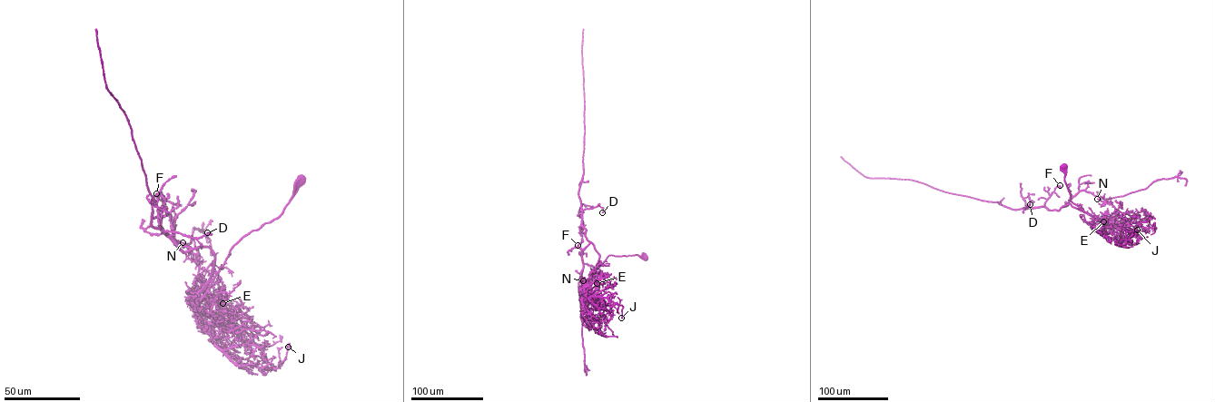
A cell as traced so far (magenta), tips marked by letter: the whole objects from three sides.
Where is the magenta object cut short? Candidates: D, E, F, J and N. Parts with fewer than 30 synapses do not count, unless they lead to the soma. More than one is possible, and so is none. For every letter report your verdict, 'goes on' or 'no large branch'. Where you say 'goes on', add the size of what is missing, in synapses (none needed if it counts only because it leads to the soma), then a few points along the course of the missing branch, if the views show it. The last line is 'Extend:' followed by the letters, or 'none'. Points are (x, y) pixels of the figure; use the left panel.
D: no large branch
E: no large branch
F: no large branch
J: no large branch
N: no large branch
Extend: none

